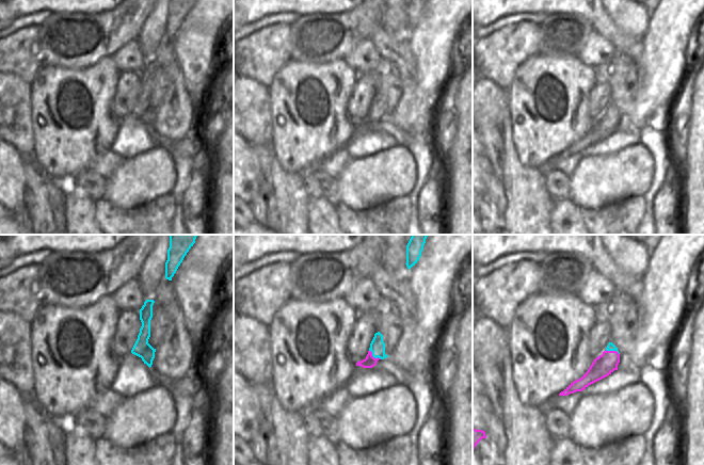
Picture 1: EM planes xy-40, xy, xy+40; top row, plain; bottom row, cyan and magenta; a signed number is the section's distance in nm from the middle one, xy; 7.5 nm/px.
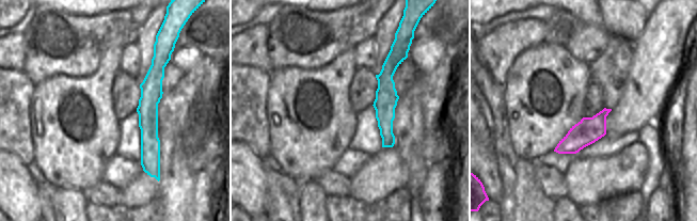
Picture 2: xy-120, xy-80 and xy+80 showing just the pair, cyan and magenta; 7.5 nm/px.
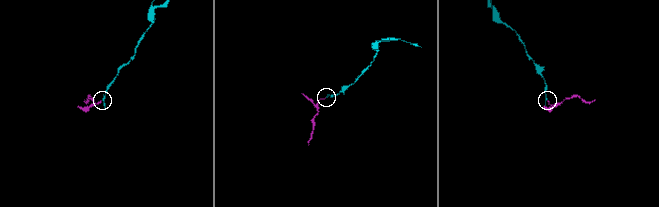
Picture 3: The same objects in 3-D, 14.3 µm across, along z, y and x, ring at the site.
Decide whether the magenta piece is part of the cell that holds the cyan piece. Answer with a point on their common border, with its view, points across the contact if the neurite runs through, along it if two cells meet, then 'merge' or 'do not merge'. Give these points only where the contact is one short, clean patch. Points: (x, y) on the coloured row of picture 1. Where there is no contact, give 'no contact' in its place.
contact xy (374, 357); border xy (369, 350), (374, 357), (381, 358); do not merge

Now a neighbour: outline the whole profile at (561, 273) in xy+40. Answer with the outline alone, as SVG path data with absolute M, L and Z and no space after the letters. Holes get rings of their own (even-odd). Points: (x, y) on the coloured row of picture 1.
M550 253L540 263L538 293L577 295L588 275L594 270L588 259L574 253Z

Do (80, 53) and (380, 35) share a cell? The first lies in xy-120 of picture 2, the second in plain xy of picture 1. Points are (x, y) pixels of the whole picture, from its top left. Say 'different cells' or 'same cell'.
different cells

